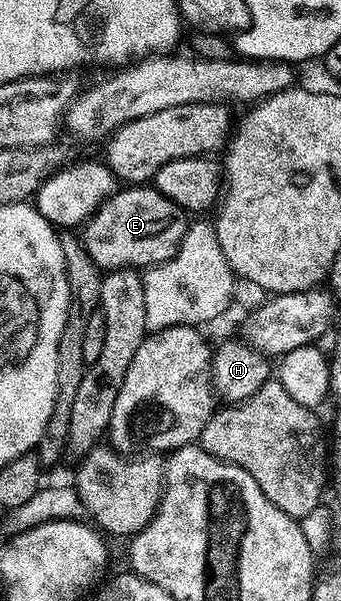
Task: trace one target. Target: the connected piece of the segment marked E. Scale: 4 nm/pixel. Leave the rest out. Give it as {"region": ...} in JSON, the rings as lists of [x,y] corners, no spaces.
{"region":[[[126,186],[122,189],[123,192],[115,191],[102,200],[93,215],[85,221],[86,229],[80,232],[82,247],[102,270],[139,266],[138,264],[142,264],[141,266],[161,264],[174,254],[183,234],[186,233],[188,224],[187,221],[182,221],[183,211],[169,198],[160,194],[154,186]]]}

